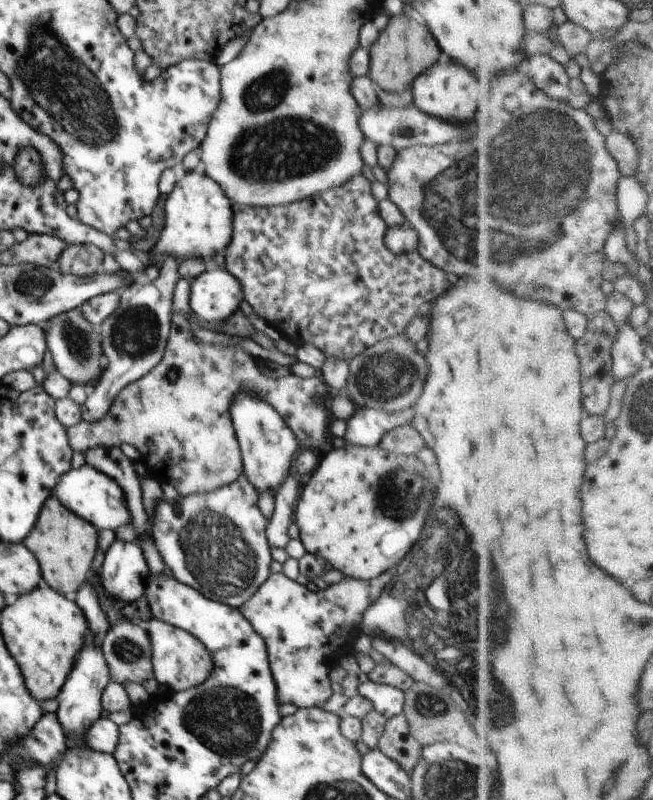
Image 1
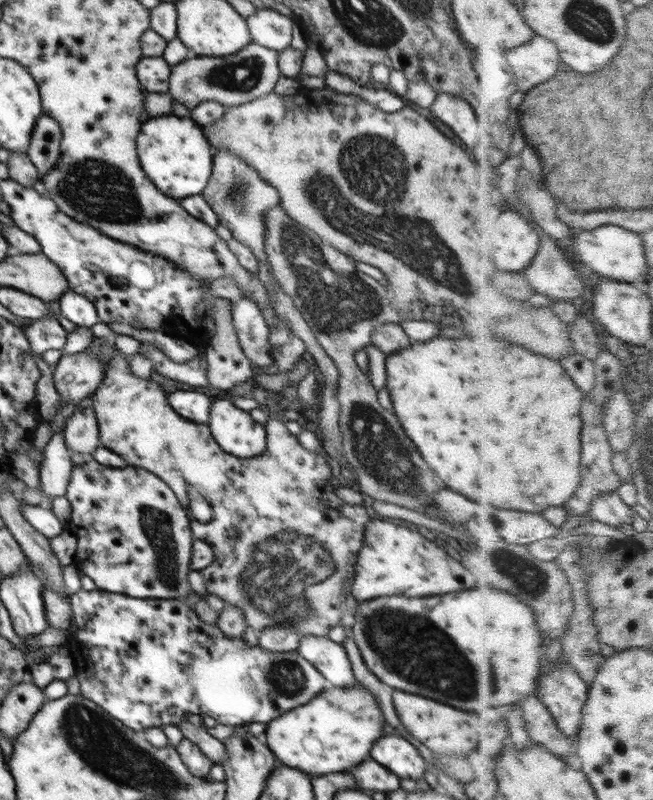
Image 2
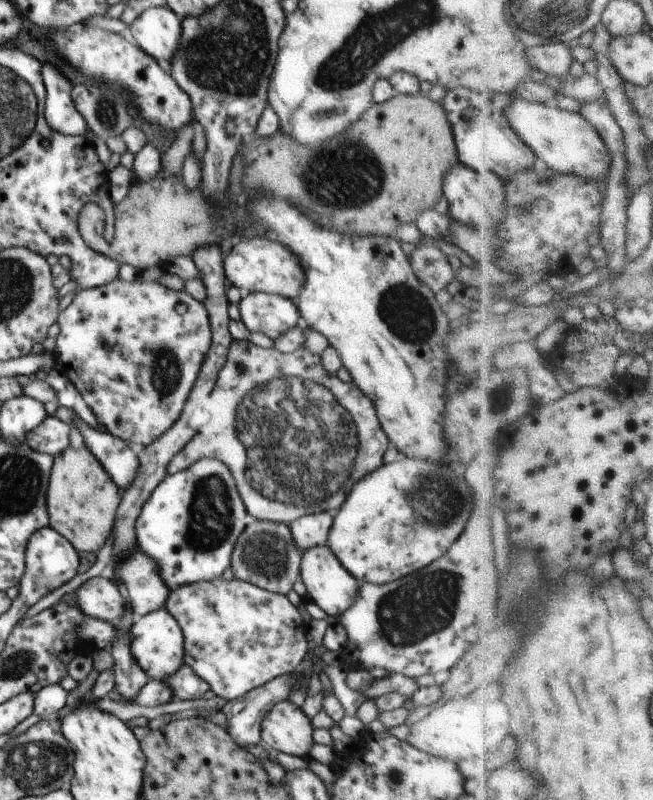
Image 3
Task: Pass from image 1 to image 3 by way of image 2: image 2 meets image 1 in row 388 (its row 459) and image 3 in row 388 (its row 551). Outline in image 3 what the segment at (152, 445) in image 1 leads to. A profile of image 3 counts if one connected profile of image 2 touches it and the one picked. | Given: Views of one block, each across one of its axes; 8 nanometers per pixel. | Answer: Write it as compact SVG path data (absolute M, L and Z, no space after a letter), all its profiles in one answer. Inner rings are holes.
M234 338L228 351L226 364L218 372L214 390L210 392L210 396L208 396L206 404L202 406L202 410L198 410L194 414L194 418L188 420L188 423L196 430L196 434L170 460L167 474L173 475L181 470L186 470L186 468L192 466L192 464L198 462L200 459L220 460L220 462L223 462L230 469L232 476L236 478L236 486L238 486L237 489L240 492L240 498L242 498L242 502L244 502L244 506L249 514L257 518L258 521L272 521L287 525L309 514L318 514L322 511L335 513L346 502L346 498L352 492L354 485L359 480L362 480L364 476L374 472L374 470L378 470L378 467L384 464L382 458L386 450L391 446L388 438L386 438L386 434L380 428L374 404L368 400L368 396L364 396L360 392L360 388L356 386L354 381L345 383L336 373L332 374L328 372L322 366L321 356L312 354L310 350L306 350L303 346L292 352L292 354L288 354L276 350L275 347L271 349L258 348L258 346L254 346L249 340L236 340Z

